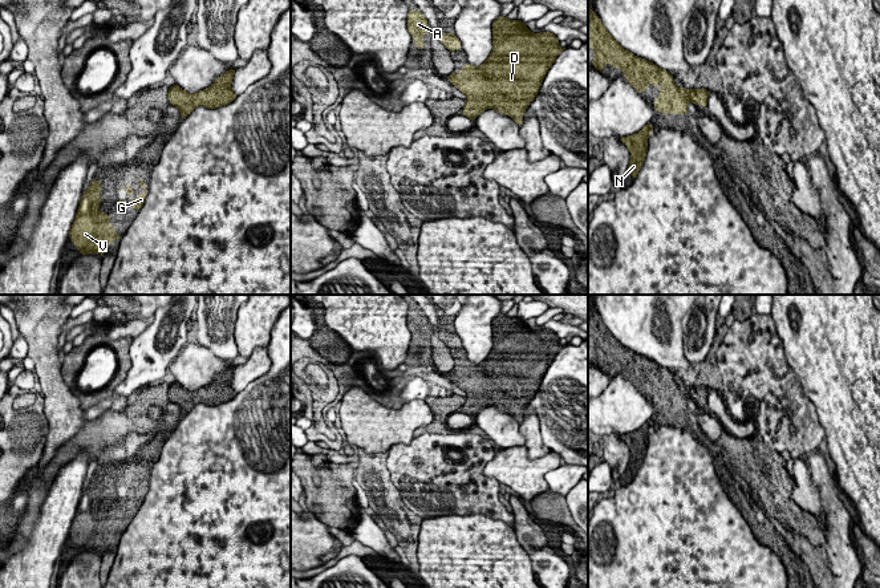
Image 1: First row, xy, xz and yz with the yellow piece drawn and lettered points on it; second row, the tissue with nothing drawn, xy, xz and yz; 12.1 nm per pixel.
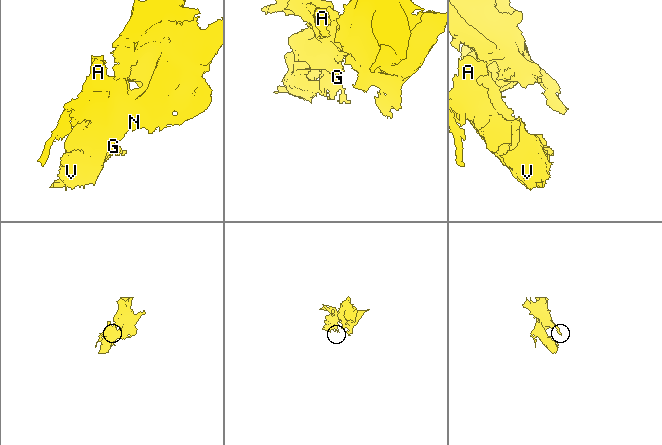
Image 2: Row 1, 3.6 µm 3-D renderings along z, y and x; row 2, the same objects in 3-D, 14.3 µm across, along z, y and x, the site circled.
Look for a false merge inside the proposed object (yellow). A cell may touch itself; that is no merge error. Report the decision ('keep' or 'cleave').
keep

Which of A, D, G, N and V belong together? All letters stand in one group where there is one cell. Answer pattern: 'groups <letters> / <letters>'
groups A D G N V

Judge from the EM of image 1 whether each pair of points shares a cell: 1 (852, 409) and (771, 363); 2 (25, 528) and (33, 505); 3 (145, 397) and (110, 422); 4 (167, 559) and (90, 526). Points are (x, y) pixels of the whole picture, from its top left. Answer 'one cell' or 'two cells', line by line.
1: two cells
2: one cell
3: one cell
4: two cells

